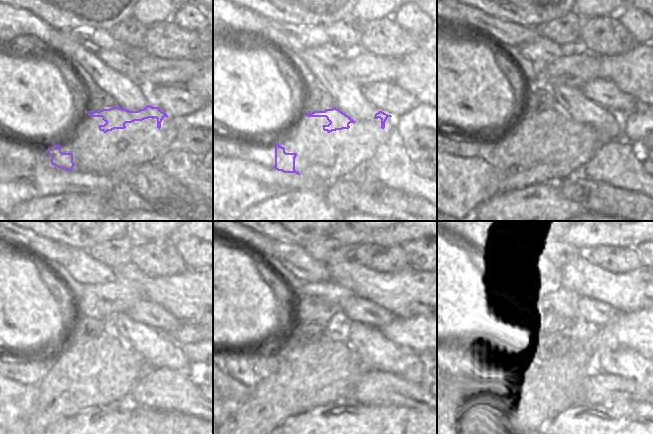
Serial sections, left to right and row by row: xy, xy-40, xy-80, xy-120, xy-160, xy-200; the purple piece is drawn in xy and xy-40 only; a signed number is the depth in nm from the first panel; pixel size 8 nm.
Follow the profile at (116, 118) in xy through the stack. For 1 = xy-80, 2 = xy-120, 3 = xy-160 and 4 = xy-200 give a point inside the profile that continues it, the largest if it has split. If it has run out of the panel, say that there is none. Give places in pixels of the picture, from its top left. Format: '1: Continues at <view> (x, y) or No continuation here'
1: Continues at xy-80 (559, 121)
2: Continues at xy-120 (111, 344)
3: Continues at xy-160 (331, 368)
4: Continues at xy-200 (555, 368).

